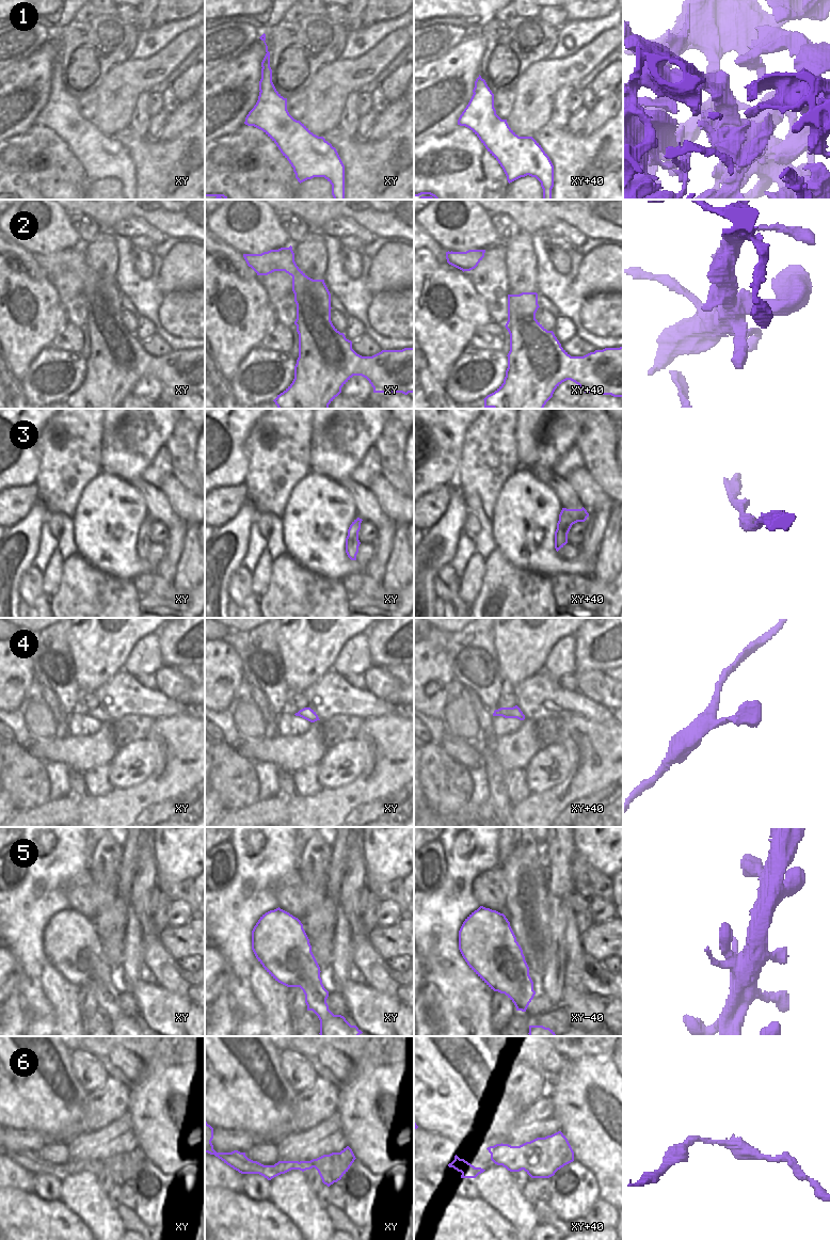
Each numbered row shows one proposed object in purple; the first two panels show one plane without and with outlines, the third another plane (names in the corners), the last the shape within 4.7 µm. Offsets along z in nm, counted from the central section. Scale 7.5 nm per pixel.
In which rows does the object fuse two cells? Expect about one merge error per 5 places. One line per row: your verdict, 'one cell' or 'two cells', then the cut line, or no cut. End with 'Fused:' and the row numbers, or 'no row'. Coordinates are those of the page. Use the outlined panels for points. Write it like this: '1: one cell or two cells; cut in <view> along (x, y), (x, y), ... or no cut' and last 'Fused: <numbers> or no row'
1: two cells; cut in xy along (260, 79), (259, 90)
2: one cell; no cut
3: one cell; no cut
4: one cell; no cut
5: one cell; no cut
6: one cell; no cut
Fused: 1

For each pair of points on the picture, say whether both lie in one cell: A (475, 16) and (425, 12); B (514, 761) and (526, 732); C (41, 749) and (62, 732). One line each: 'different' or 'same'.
A: same
B: same
C: different

